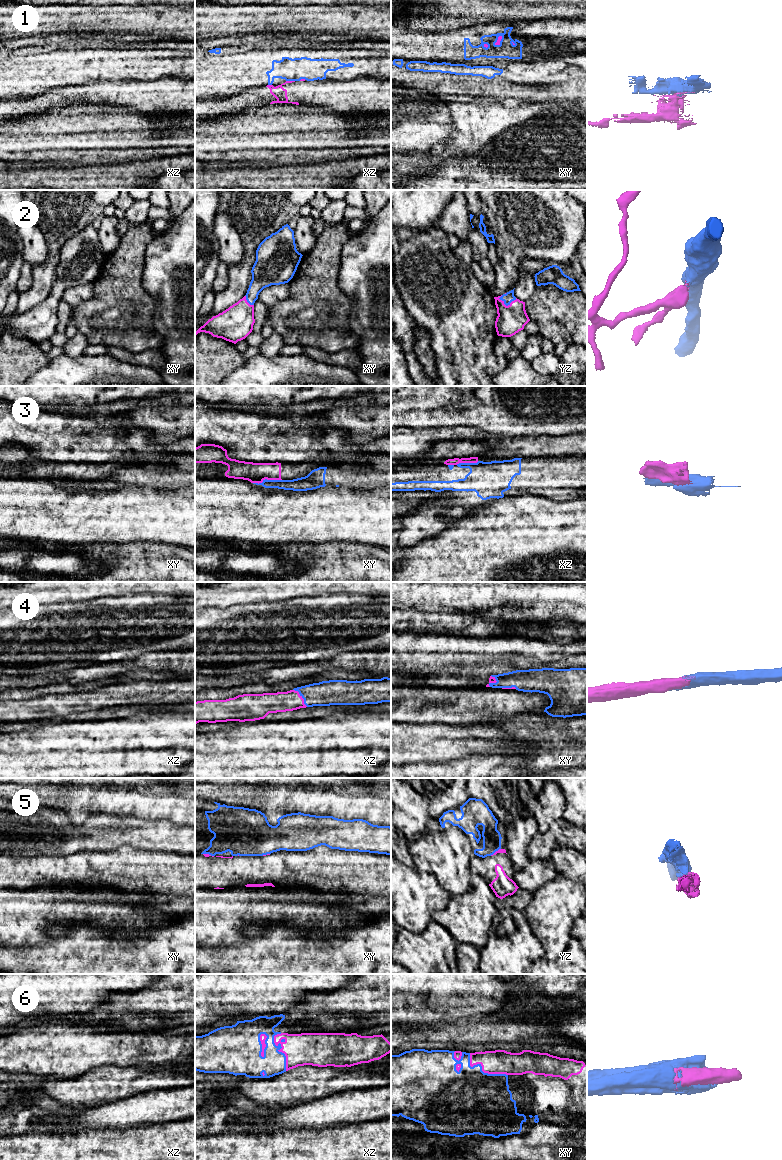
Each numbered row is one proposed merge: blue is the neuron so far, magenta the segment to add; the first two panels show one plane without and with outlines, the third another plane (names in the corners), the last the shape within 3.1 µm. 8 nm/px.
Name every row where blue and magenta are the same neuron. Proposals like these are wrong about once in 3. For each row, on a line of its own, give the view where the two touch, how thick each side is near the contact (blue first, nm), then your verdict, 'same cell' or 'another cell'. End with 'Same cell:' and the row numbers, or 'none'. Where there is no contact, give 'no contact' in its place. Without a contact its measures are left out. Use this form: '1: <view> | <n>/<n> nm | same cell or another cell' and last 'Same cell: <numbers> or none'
1: xz | 180/100 nm | another cell
2: yz | 80/240 nm | same cell
3: xy | 100/160 nm | another cell
4: xz | 200/160 nm | same cell
5: xy | 300/30 nm | another cell
6: xz | 220/260 nm | same cell
Same cell: 2, 4, 6

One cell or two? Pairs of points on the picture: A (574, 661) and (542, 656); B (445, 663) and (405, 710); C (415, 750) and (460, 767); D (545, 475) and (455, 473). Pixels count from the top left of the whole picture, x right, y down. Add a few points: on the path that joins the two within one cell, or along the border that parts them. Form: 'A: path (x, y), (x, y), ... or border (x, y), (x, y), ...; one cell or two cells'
A: border (571, 654), (553, 663), (541, 663); two cells
B: border (406, 684), (431, 686); two cells
C: border (472, 756), (444, 763), (425, 762); two cells
D: path (523, 475), (477, 475); one cell

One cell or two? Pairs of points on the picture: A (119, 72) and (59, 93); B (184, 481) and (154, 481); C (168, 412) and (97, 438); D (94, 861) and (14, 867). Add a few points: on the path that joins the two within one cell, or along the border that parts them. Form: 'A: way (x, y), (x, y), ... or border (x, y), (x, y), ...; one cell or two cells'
A: border (69, 85), (49, 88), (46, 91); two cells
B: way (177, 481), (161, 481); one cell
C: border (107, 418), (119, 426), (119, 433); two cells
D: way (74, 868), (34, 868); one cell

